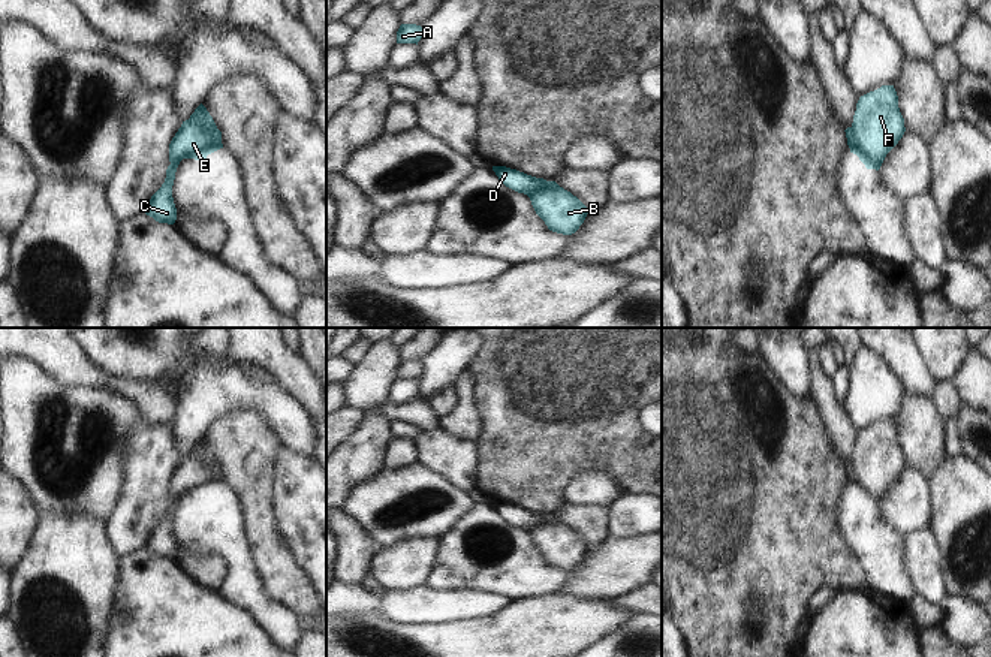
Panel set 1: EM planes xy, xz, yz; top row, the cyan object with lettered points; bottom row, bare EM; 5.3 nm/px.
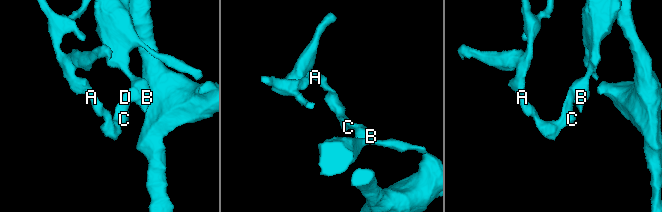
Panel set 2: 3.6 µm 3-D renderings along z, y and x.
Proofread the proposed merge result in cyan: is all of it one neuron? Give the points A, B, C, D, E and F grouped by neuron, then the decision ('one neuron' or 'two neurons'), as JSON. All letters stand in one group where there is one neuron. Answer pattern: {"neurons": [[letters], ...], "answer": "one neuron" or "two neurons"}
{"neurons": [["A", "C", "D", "E"], ["B", "F"]], "answer": "two neurons"}

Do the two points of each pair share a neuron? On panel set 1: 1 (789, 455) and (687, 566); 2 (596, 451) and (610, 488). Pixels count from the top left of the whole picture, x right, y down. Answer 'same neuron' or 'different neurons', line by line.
1: same neuron
2: different neurons

